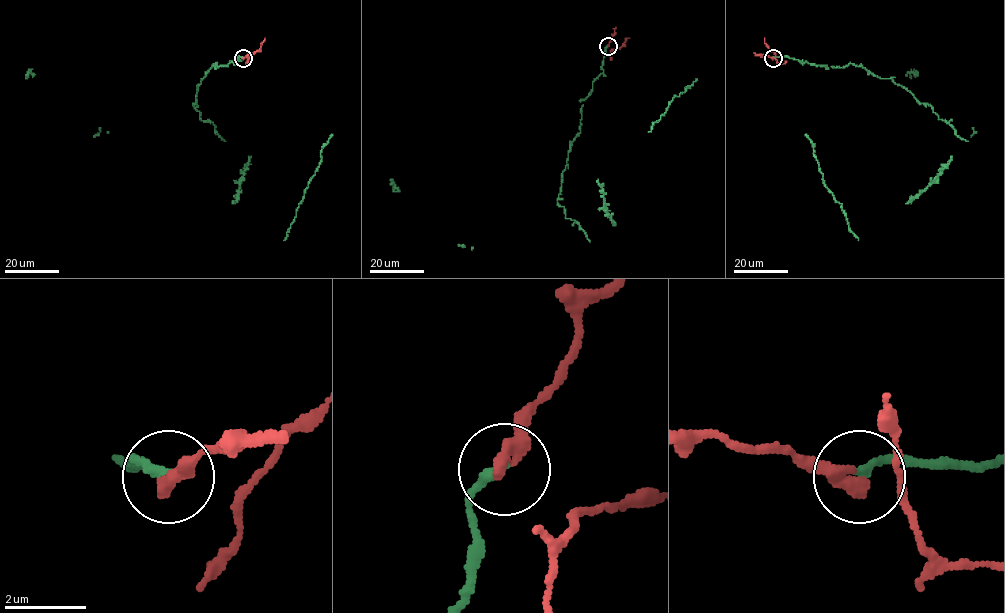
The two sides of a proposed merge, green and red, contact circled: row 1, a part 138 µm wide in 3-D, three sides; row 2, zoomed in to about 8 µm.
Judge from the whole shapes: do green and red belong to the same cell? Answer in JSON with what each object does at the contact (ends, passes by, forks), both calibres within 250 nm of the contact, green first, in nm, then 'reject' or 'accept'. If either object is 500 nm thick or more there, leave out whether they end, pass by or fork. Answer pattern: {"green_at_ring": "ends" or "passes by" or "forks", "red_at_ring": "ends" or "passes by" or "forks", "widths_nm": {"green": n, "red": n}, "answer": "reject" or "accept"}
{"green_at_ring": "ends", "red_at_ring": "ends", "widths_nm": {"green": 200, "red": 420}, "answer": "accept"}

